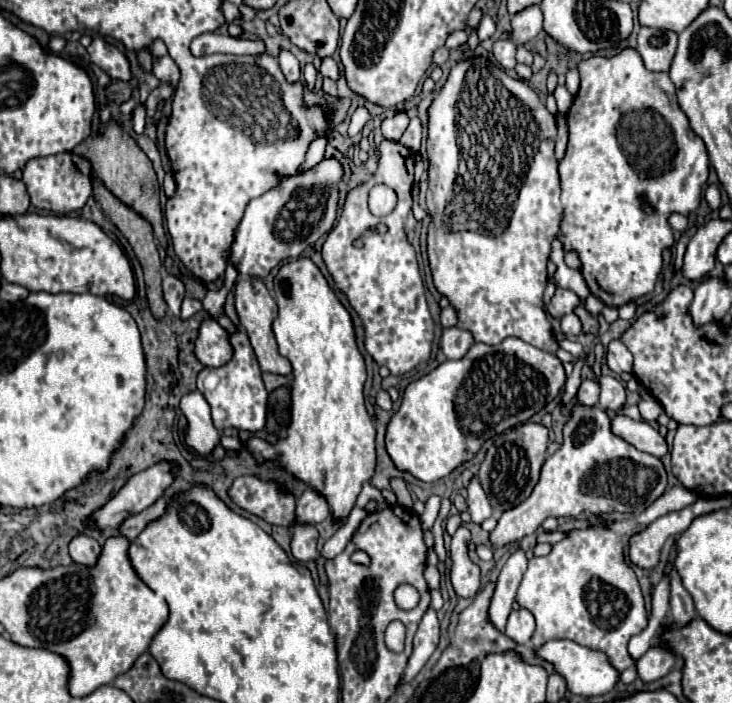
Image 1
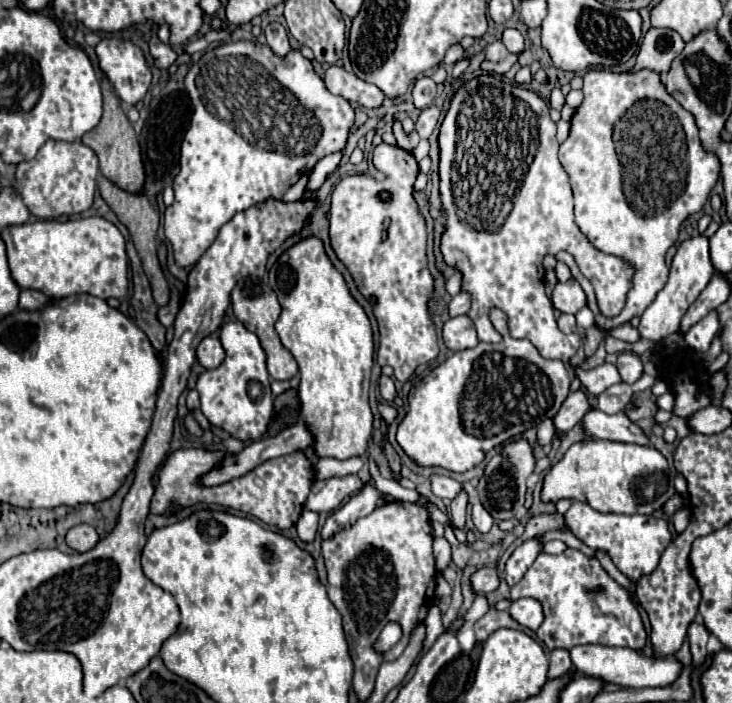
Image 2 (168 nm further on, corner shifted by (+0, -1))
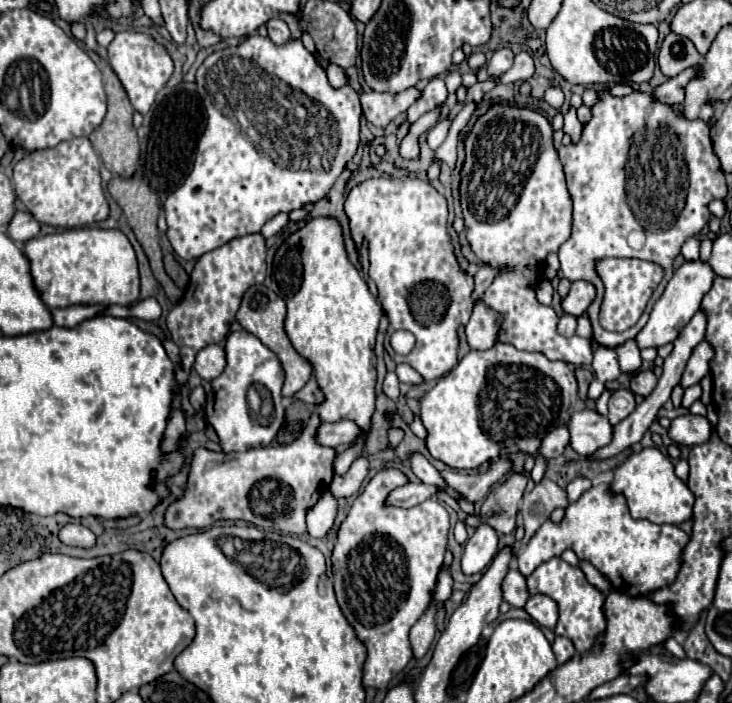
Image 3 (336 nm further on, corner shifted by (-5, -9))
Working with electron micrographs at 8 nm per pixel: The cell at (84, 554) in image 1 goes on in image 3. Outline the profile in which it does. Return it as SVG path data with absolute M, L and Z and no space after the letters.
M64 525L60 531L60 541L64 545L74 545L74 547L94 547L96 545L96 535L84 527L84 525Z

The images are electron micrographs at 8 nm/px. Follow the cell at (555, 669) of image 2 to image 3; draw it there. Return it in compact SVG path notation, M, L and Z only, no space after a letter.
M556 637L554 645L552 645L552 651L556 655L556 663L558 665L564 665L566 661L570 661L576 655L572 641L568 641L566 637Z

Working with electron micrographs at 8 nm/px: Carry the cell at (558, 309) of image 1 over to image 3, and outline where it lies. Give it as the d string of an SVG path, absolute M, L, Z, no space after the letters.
M574 281L568 295L562 297L562 309L564 309L564 313L568 313L572 317L580 317L582 313L586 313L588 305L594 301L594 297L596 297L596 289L592 283Z

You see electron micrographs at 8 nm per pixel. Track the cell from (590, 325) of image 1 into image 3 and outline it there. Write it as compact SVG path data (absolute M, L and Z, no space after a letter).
M577 368L575 375L578 381L578 395L584 401L587 398L588 387L593 380L593 375L591 371L584 368Z

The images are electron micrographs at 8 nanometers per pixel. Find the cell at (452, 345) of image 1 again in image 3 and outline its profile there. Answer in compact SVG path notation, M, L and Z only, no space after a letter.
M484 303L474 305L472 317L466 325L466 341L470 349L490 349L496 343L496 329L500 327L500 317L492 313Z

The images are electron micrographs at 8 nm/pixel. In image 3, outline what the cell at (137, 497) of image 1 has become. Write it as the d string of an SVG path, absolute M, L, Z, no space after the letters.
M314 413L300 437L288 445L258 447L244 453L196 449L184 495L170 503L164 513L164 525L168 529L202 529L220 519L240 519L258 529L278 529L290 535L306 533L304 517L326 493L334 477L334 449L314 443L318 425L320 419Z

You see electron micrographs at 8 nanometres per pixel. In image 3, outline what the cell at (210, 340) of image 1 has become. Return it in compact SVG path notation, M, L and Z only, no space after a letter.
M206 345L196 355L194 369L206 381L216 379L224 371L224 367L226 367L226 353L224 353L224 349L220 345Z

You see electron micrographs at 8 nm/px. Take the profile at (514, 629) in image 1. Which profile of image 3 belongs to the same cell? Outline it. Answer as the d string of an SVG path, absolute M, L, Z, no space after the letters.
M534 595L526 601L526 613L540 625L546 629L554 629L556 621L558 621L558 607L556 603L546 597L546 595Z

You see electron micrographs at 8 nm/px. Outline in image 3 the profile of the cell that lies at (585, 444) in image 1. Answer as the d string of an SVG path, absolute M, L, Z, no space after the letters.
M656 447L642 449L640 453L628 455L618 467L612 469L614 479L610 481L610 491L614 495L624 495L630 515L634 519L648 519L652 523L672 523L680 525L692 517L694 497L684 481L674 475L672 461L662 455Z

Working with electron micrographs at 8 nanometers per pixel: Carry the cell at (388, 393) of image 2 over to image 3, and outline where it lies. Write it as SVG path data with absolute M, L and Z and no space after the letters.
M386 373L386 379L384 379L384 393L392 399L392 401L398 401L400 397L400 389L398 389L398 377L396 373Z

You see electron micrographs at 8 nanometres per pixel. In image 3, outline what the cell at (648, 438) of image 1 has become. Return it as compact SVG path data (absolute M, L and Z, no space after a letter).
M584 409L574 413L568 423L570 445L580 455L590 455L612 441L614 427L608 417L600 415L596 409Z

